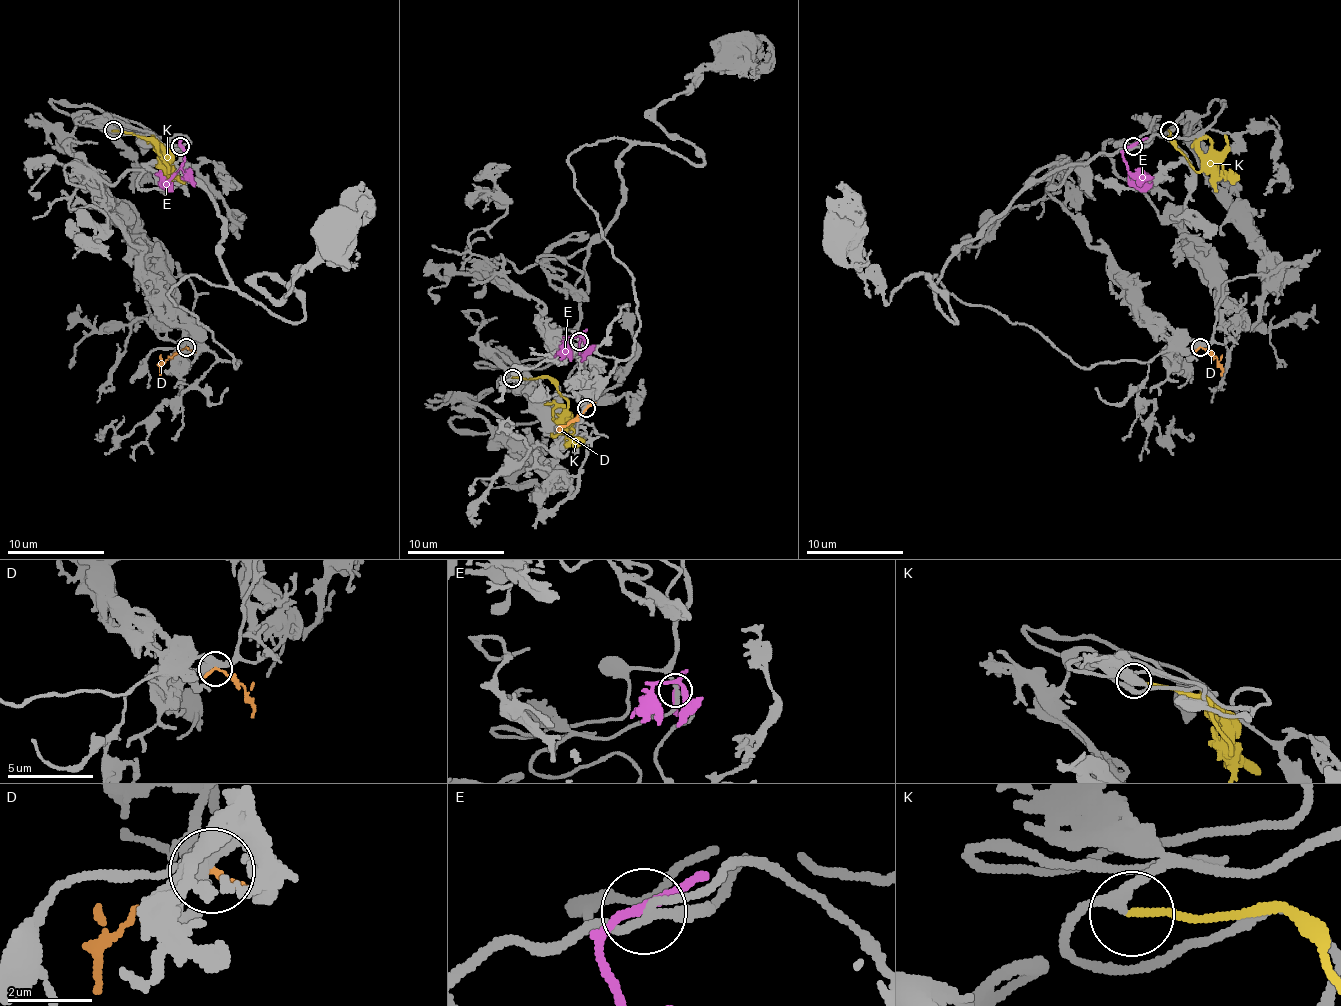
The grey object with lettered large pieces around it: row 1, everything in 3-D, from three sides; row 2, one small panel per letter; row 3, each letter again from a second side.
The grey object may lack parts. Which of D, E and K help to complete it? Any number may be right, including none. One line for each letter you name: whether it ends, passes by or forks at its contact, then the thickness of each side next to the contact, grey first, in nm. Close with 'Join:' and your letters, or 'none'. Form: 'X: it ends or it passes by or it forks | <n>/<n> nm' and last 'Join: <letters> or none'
K: it ends | 200/160 nm
Join: K

